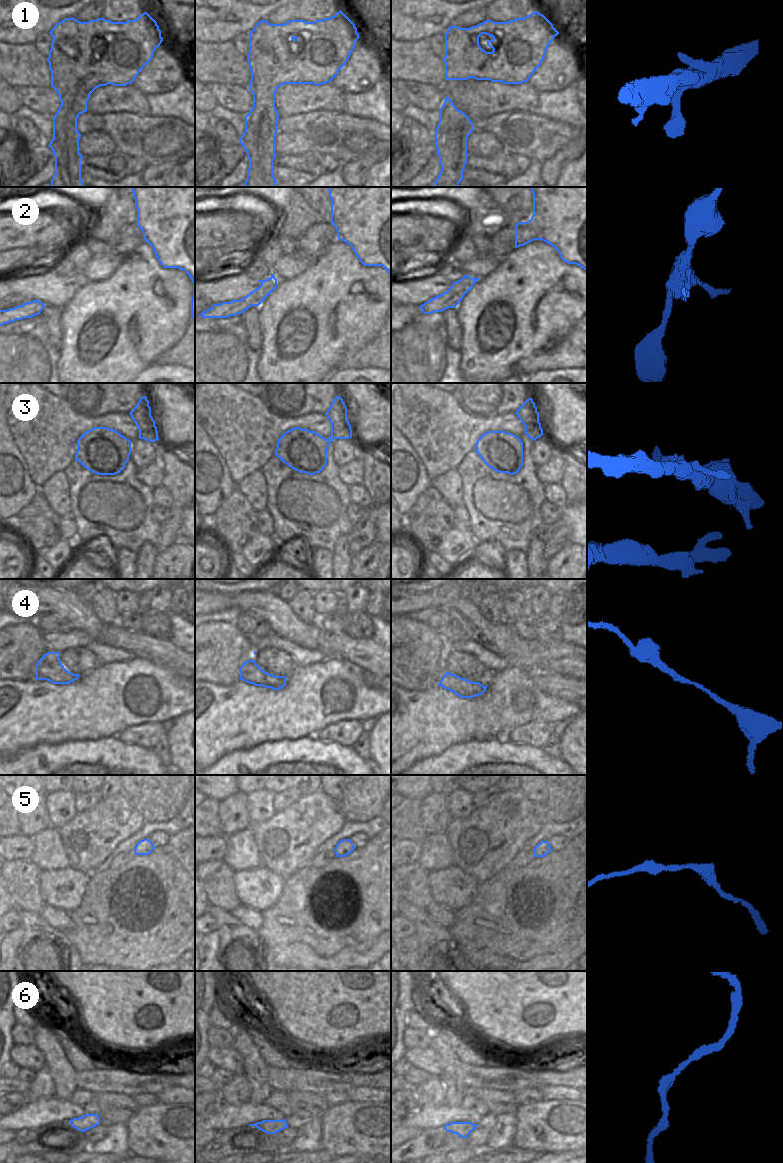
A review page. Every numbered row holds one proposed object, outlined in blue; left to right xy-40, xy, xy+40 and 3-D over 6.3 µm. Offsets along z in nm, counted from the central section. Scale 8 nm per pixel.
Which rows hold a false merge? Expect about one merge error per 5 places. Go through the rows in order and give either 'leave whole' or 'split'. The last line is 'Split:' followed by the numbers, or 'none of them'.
1: leave whole
2: split
3: leave whole
4: leave whole
5: leave whole
6: leave whole
Split: 2

